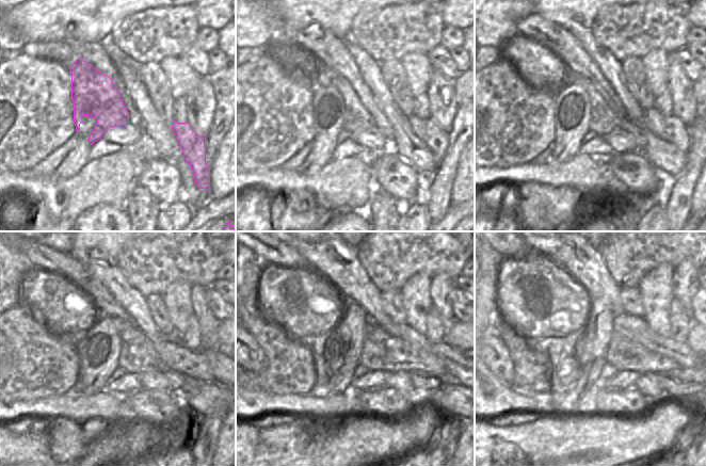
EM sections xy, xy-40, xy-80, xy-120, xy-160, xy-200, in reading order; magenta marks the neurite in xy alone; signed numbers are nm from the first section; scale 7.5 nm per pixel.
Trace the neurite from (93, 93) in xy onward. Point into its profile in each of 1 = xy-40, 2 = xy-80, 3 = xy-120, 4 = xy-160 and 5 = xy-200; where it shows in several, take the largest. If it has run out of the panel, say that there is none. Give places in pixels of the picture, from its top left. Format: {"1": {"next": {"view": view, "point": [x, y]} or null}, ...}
{"1": {"next": {"view": "xy-40", "point": [324, 79]}}, "2": {"next": {"view": "xy-80", "point": [605, 118]}}, "3": {"next": {"view": "xy-120", "point": [140, 354]}}, "4": {"next": {"view": "xy-160", "point": [383, 352]}}, "5": {"next": {"view": "xy-200", "point": [623, 354]}}}

